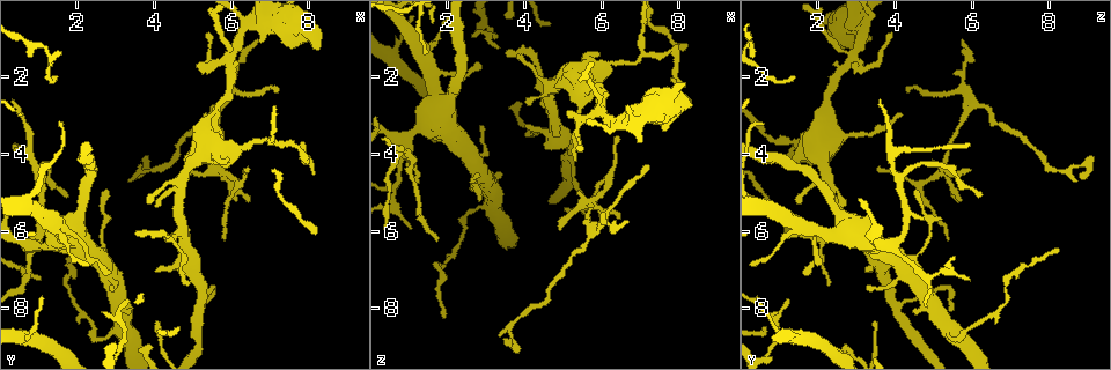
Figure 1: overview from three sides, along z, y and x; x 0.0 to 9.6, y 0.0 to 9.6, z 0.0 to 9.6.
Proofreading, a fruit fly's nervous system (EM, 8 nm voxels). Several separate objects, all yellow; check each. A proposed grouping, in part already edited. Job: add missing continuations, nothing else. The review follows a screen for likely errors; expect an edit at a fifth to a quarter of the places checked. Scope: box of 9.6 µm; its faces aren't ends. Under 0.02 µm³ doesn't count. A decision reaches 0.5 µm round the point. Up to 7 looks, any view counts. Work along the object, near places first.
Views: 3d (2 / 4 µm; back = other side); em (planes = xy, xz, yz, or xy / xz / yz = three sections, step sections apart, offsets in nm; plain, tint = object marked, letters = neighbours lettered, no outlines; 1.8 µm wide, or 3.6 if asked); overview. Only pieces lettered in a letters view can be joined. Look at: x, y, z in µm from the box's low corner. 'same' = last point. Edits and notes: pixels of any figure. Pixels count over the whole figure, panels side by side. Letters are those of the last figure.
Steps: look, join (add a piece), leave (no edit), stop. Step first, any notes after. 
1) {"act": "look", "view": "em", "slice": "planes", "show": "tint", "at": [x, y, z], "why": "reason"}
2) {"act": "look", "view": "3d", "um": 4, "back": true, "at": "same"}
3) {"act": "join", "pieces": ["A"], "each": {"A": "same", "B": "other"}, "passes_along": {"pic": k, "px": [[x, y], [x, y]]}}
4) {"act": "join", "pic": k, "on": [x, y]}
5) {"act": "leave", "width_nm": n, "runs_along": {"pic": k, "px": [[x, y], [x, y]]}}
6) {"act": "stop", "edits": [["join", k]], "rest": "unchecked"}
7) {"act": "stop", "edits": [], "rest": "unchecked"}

{"act": "look", "view": "3d", "um": 2, "at": [6.70, 1.00, 5.70], "why": "tapers out"}

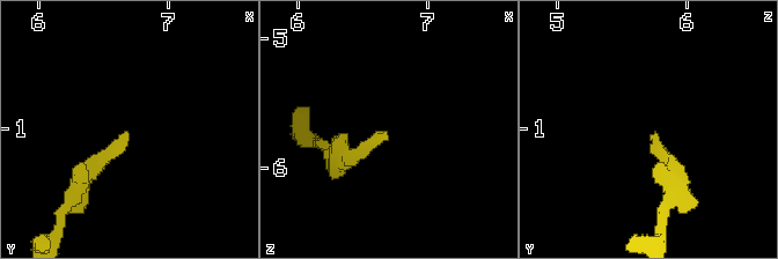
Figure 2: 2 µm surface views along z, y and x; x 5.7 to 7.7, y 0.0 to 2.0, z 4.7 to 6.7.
{"act": "look", "view": "em", "slice": "xz", "step": 16, "show": "letters", "at": [6.70, 1.02, 5.74], "why": "shape alone is not enough"}

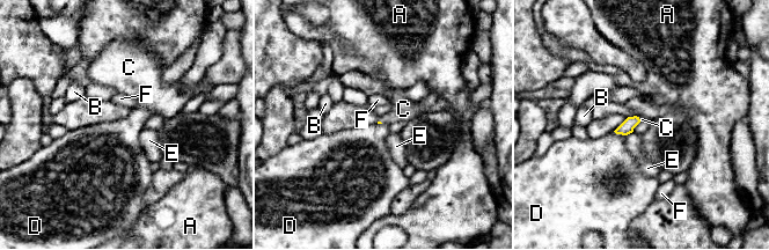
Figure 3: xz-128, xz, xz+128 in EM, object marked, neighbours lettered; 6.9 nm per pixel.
{"act": "look", "view": "em", "slice": "xy", "step": 8, "show": "letters", "at": "same"}

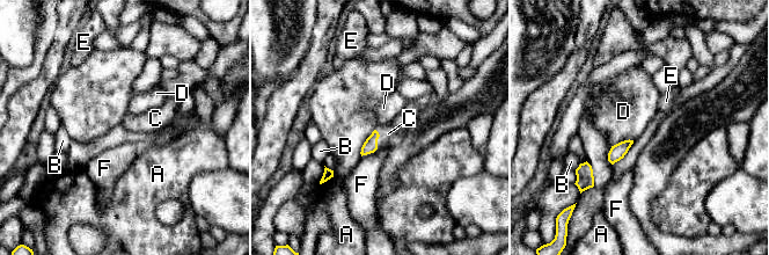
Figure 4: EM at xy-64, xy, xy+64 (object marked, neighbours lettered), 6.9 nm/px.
{"act": "join", "pieces": ["C"], "each": {"A": "other", "B": "other", "C": "same", "D": "other", "E": "other", "F": "other"}, "passes_along": {"pic": 4, "px": [[370, 146], [378, 138], [388, 133]]}, "found": "the neuron continues"}

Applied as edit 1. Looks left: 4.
{"act": "look", "view": "overview", "why": "redraw"}

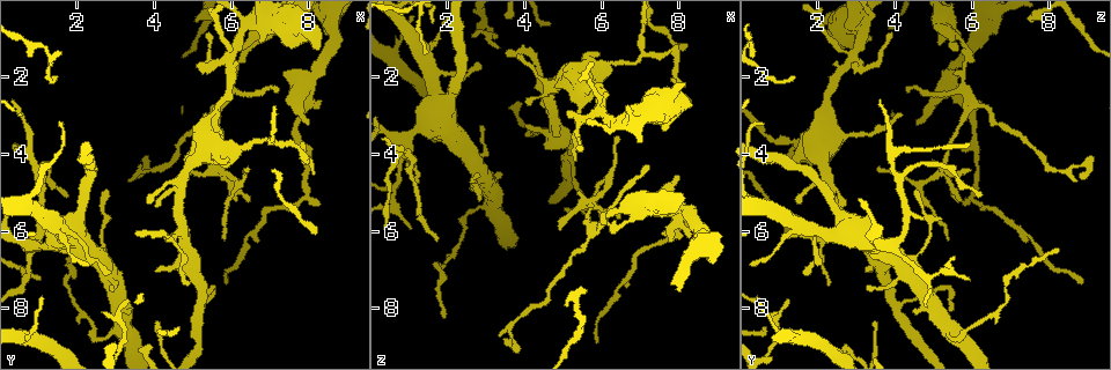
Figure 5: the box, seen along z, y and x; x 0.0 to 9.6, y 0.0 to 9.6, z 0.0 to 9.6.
{"act": "look", "view": "3d", "um": 2, "at": [6.40, 5.25, 5.70], "why": "thin end"}

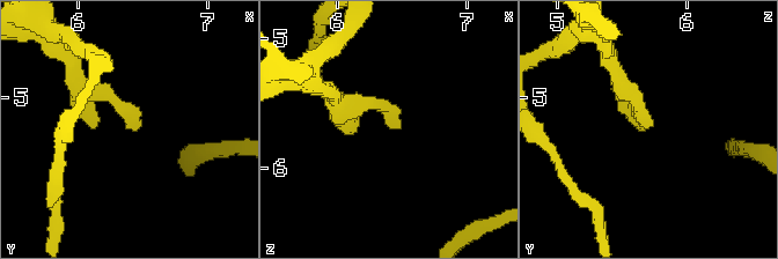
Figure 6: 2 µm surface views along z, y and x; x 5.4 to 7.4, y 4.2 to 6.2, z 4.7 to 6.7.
{"act": "look", "view": "em", "slice": "planes", "show": "letters", "at": [6.44, 5.24, 5.68]}

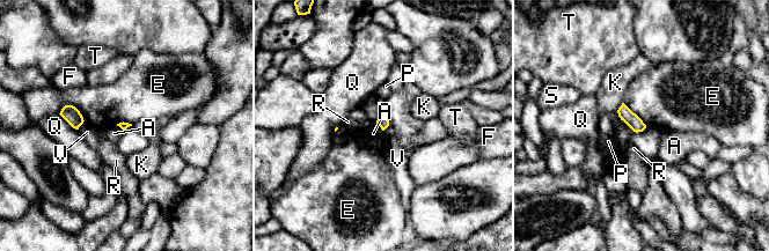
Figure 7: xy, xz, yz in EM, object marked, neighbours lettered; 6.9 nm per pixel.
{"act": "leave", "each": {"A": "other", "E": "other", "F": "other", "K": "other", "P": "other", "Q": "other", "R": "other", "S": "other", "T": "other", "V": "other"}, "border": {"pic": 7, "px": [[646, 126], [642, 131], [634, 132]]}, "found": "no lettered piece goes on from it"}

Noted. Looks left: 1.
{"act": "look", "view": "em", "slice": "planes", "show": "letters", "at": [8.05, 3.20, 4.65], "why": "an open end"}

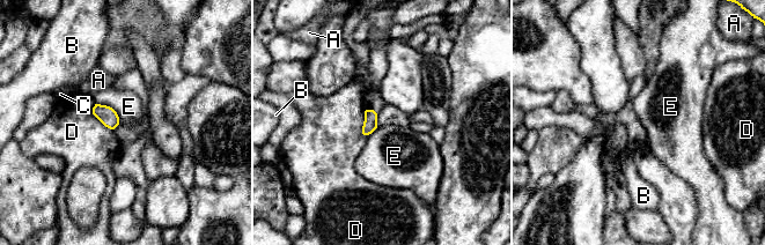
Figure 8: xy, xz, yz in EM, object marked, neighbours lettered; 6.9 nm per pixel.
{"act": "leave", "longest_contact_nm": ["D", 240], "each": {"A": "other", "B": "other", "C": "other", "D": "other", "E": "other"}, "found": "none of them fits"}

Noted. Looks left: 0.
{"act": "stop", "edits": [["join", 4]], "rest": "unchecked"}

